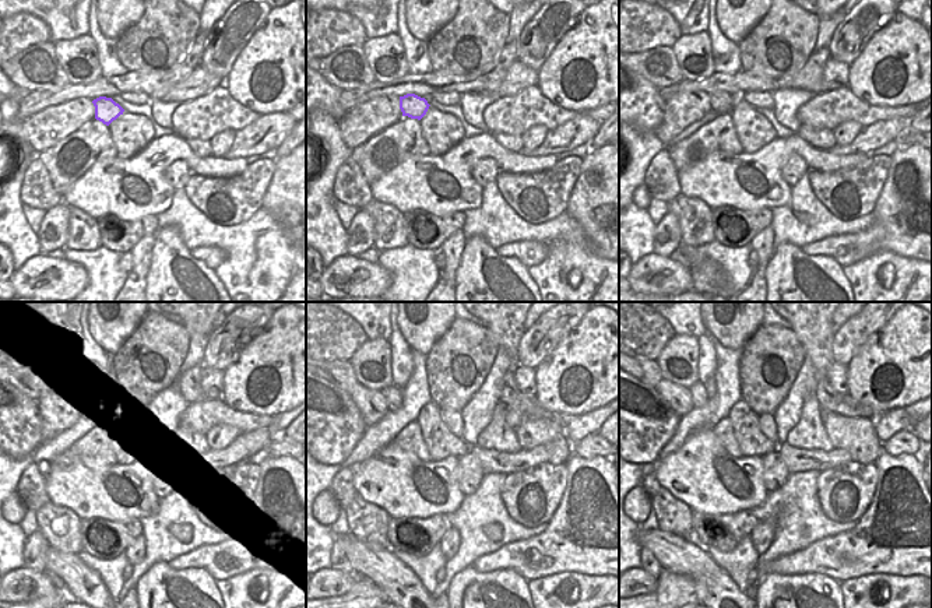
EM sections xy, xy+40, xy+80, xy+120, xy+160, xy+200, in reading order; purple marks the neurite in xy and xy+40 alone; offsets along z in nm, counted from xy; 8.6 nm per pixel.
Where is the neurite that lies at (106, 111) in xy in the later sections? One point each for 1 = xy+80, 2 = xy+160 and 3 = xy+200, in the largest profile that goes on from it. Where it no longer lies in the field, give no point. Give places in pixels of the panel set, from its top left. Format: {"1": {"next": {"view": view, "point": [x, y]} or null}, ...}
{"1": {"next": {"view": "xy+80", "point": [721, 102]}}, "2": {"next": {"view": "xy+160", "point": [393, 396]}}, "3": {"next": {"view": "xy+200", "point": [699, 393]}}}

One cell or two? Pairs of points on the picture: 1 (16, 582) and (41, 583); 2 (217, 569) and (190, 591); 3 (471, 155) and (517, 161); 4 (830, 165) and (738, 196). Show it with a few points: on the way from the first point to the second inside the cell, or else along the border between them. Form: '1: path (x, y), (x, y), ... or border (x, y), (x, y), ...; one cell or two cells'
1: path (21, 583), (35, 583); one cell
2: border (178, 568), (201, 568), (215, 580); two cells
3: path (482, 151), (496, 151), (506, 160); one cell
4: path (798, 148), (737, 164); one cell

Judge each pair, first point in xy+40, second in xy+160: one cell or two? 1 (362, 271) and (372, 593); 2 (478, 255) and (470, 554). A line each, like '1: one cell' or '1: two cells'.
1: two cells
2: two cells

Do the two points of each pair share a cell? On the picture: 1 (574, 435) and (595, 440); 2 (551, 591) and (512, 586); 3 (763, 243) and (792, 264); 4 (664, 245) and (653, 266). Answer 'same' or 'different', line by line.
1: different
2: different
3: different
4: different

